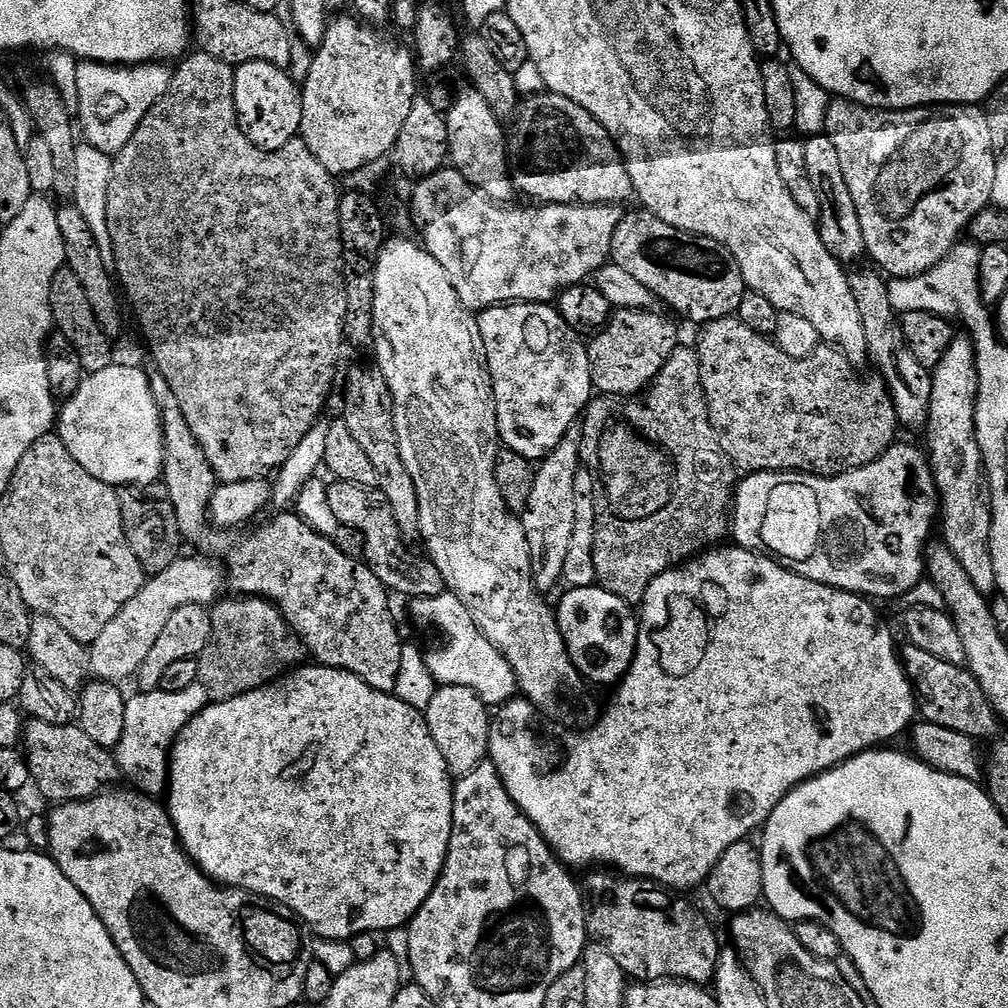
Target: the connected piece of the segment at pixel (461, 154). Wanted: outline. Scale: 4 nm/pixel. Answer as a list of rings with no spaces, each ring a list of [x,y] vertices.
[[[475,86],[464,89],[451,101],[445,115],[449,159],[464,177],[476,188],[482,188],[492,200],[509,203],[516,194],[511,173],[508,174],[510,160],[506,158],[506,136],[501,119],[489,105],[485,95]]]

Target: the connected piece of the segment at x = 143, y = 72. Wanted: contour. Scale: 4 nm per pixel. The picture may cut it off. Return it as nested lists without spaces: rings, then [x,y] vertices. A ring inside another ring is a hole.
[[[94,60],[80,62],[77,66],[78,98],[75,103],[80,107],[78,124],[83,139],[102,152],[120,152],[122,146],[134,138],[134,130],[138,130],[142,118],[146,118],[149,110],[168,93],[173,73],[164,68],[167,67],[160,62],[131,66],[97,64]]]

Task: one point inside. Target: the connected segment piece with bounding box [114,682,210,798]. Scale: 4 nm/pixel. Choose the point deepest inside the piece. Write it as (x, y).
(154, 720)

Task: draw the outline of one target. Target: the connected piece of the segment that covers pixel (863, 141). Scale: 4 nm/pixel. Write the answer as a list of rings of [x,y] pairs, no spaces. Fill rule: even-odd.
[[[836,98],[828,106],[826,135],[832,139],[834,146],[838,146],[838,154],[842,158],[843,170],[850,186],[850,194],[854,198],[854,204],[858,206],[858,214],[868,246],[867,255],[870,260],[872,256],[873,262],[871,261],[871,263],[877,269],[887,273],[889,277],[917,276],[926,270],[930,270],[938,262],[942,262],[948,257],[949,252],[961,243],[962,237],[972,220],[993,203],[992,191],[996,181],[998,149],[995,142],[992,141],[988,114],[983,107],[971,104],[938,104],[923,108],[903,108],[900,112],[893,112],[887,108],[867,108],[865,104],[856,104],[852,100]]]

